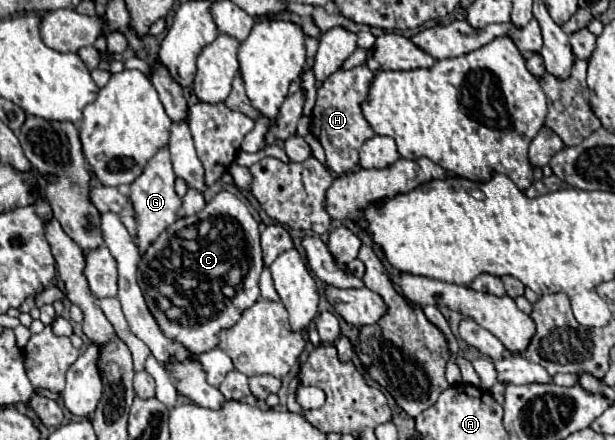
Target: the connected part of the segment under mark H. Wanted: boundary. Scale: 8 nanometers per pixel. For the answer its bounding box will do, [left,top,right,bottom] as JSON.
[310,66,374,174]

